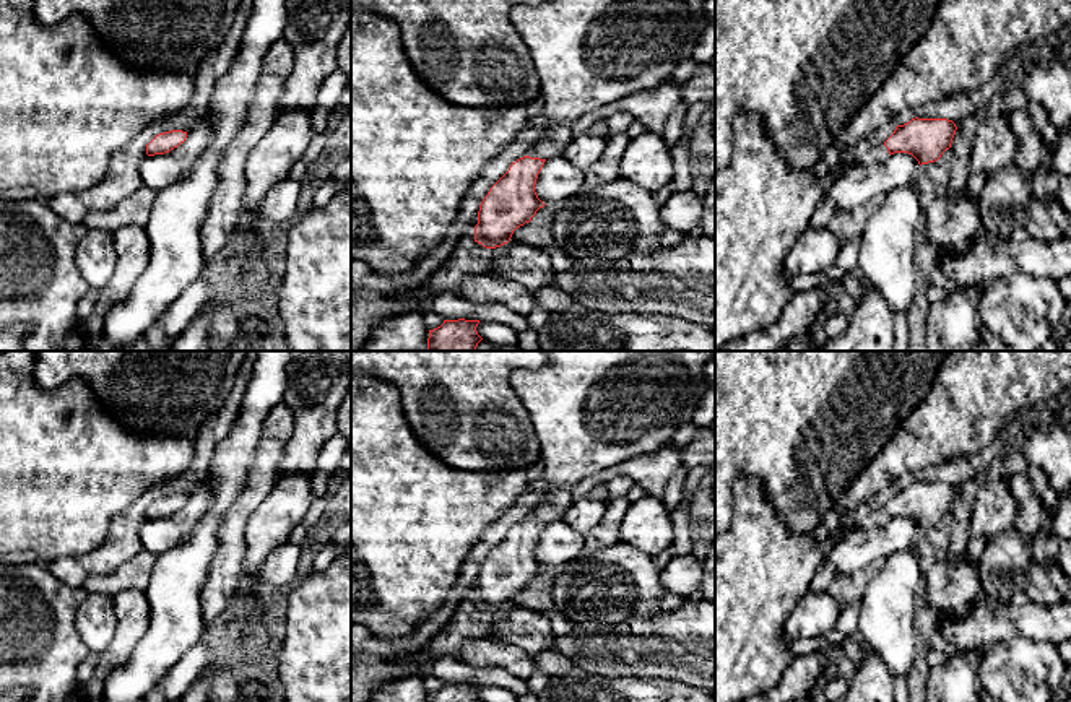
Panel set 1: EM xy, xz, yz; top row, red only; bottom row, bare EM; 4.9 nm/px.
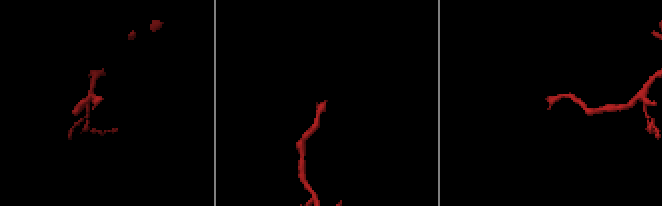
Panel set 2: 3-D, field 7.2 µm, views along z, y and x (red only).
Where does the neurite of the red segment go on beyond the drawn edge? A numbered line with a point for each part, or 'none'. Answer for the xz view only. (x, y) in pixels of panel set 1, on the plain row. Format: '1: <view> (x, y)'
1: xz (592, 410)

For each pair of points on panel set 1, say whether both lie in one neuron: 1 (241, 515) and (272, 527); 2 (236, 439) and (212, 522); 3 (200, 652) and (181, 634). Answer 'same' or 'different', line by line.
1: different
2: same
3: different

